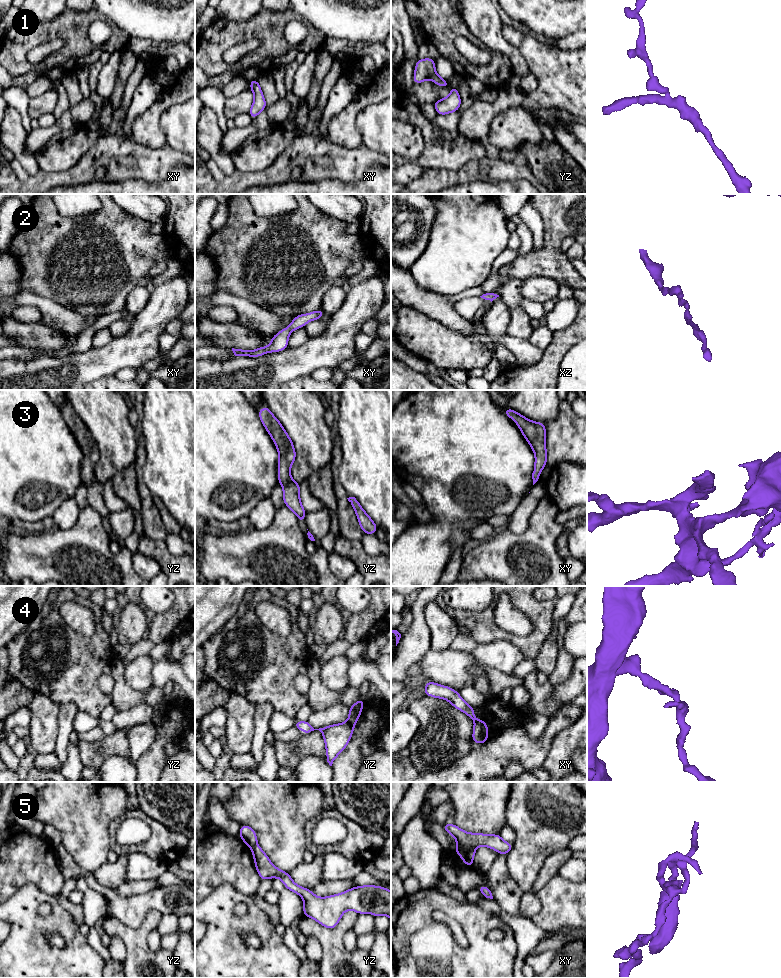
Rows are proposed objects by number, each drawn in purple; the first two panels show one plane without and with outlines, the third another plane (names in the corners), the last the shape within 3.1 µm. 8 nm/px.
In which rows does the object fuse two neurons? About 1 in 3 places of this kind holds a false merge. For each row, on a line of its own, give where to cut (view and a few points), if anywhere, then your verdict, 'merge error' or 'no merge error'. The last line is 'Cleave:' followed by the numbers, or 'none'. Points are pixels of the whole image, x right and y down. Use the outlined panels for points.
1: no cut; no merge error
2: no cut; no merge error
3: no cut; no merge error
4: cut in yz along (347, 720), (353, 727); merge error
5: cut in xy along (457, 844), (474, 849); merge error
Cleave: 4, 5

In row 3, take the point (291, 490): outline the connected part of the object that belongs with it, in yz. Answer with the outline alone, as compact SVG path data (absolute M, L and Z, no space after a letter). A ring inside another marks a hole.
M268 405L257 411L262 424L278 450L278 482L283 487L284 504L297 515L300 523L304 522L307 512L300 501L300 484L295 482L290 474L290 468L296 459L294 444Z

